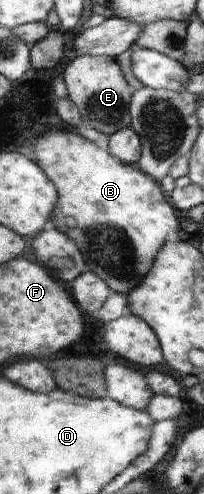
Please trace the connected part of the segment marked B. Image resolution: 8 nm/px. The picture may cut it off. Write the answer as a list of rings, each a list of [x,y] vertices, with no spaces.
[[[57,129],[43,133],[35,144],[35,150],[39,166],[51,174],[50,180],[58,190],[55,216],[50,222],[55,224],[56,230],[71,234],[82,258],[87,258],[87,266],[112,292],[131,293],[153,269],[169,232],[177,232],[179,228],[179,218],[159,188],[161,184],[153,182],[145,172],[135,170],[133,165],[113,158],[77,131]]]

